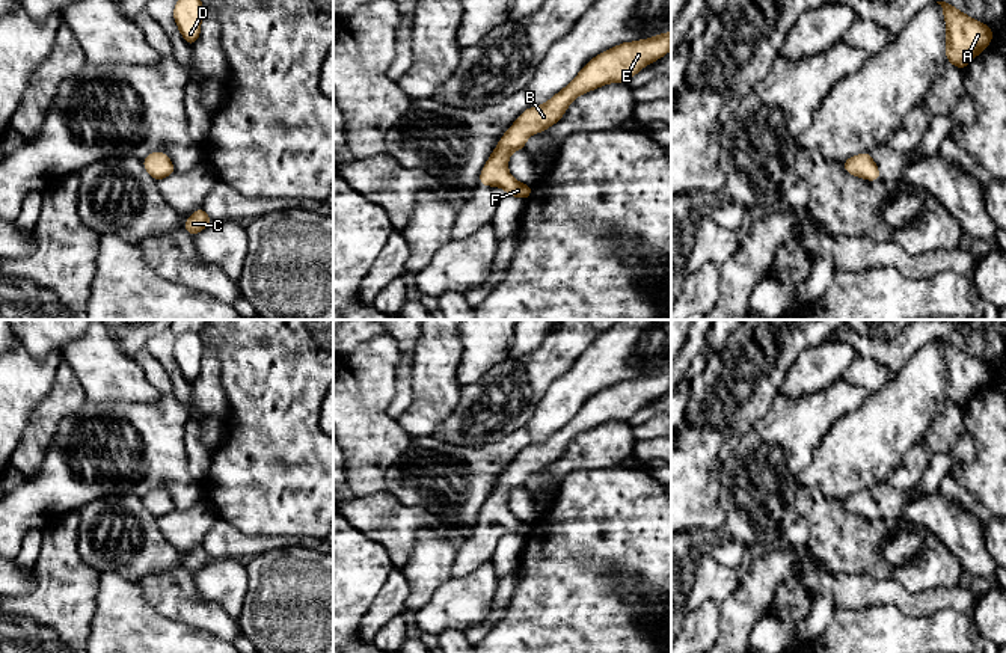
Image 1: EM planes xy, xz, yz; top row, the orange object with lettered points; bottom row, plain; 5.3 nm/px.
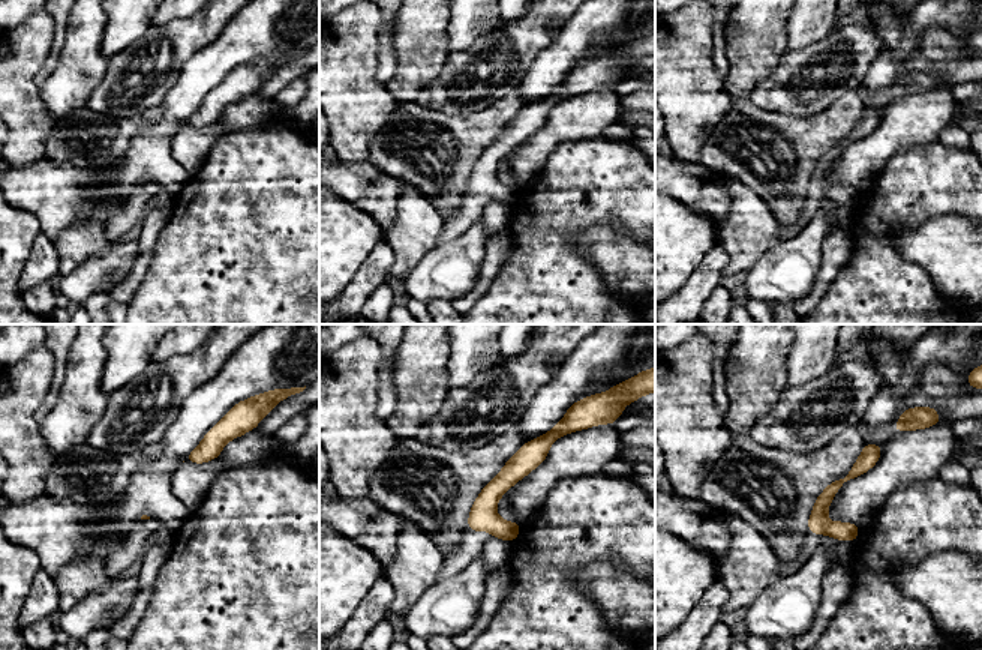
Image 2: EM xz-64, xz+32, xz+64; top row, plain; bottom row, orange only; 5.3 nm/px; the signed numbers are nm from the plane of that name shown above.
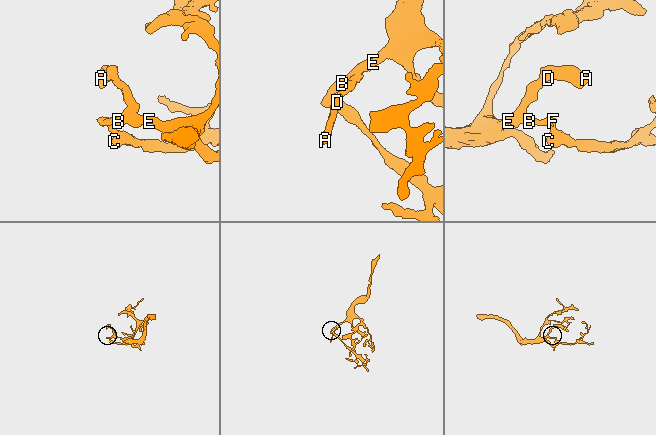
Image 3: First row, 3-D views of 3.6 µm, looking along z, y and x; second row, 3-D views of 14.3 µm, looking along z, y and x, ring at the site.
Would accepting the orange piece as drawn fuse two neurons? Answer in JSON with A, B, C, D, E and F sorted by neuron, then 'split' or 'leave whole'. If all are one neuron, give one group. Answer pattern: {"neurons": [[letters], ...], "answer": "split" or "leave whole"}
{"neurons": [["A", "B", "C", "D", "E", "F"]], "answer": "leave whole"}

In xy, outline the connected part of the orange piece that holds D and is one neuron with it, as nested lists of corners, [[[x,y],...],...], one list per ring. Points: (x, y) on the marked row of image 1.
[[[176,0],[173,18],[184,38],[192,47],[201,35],[204,5],[201,0]]]

